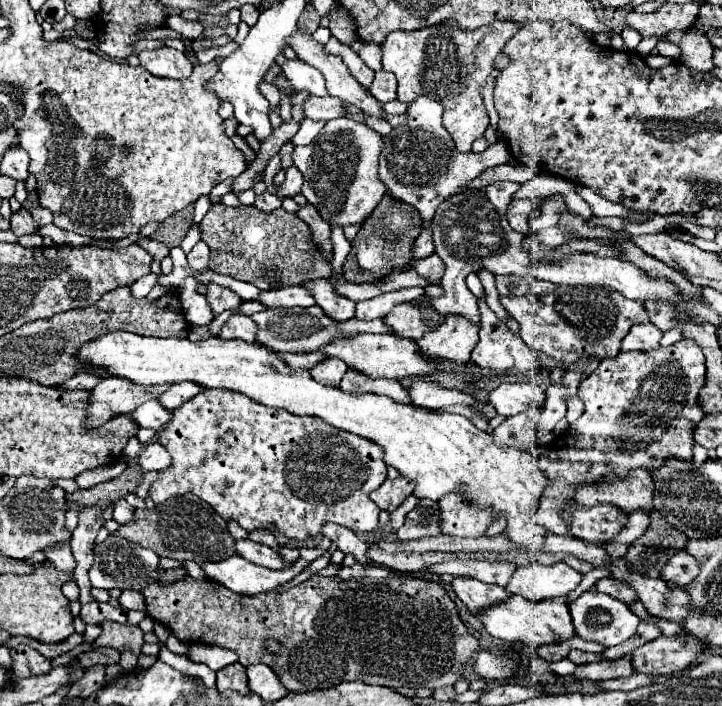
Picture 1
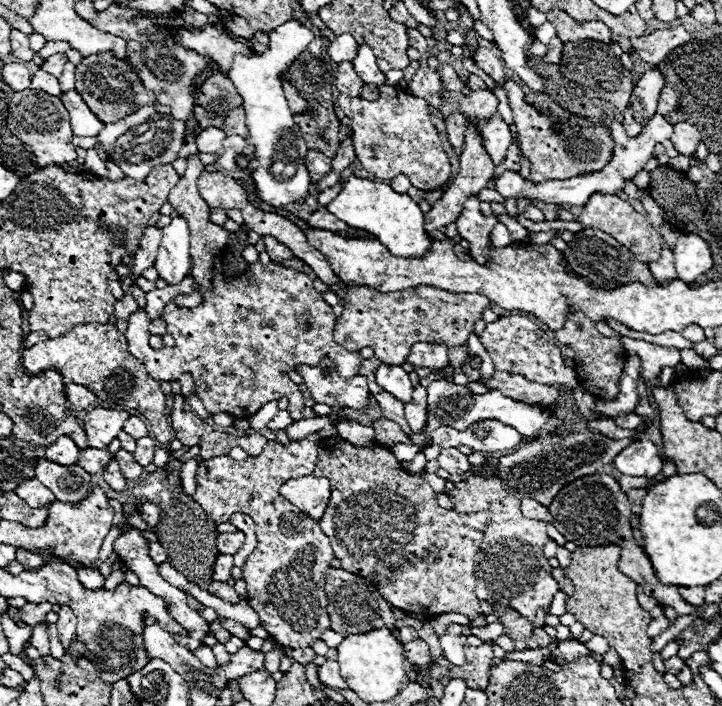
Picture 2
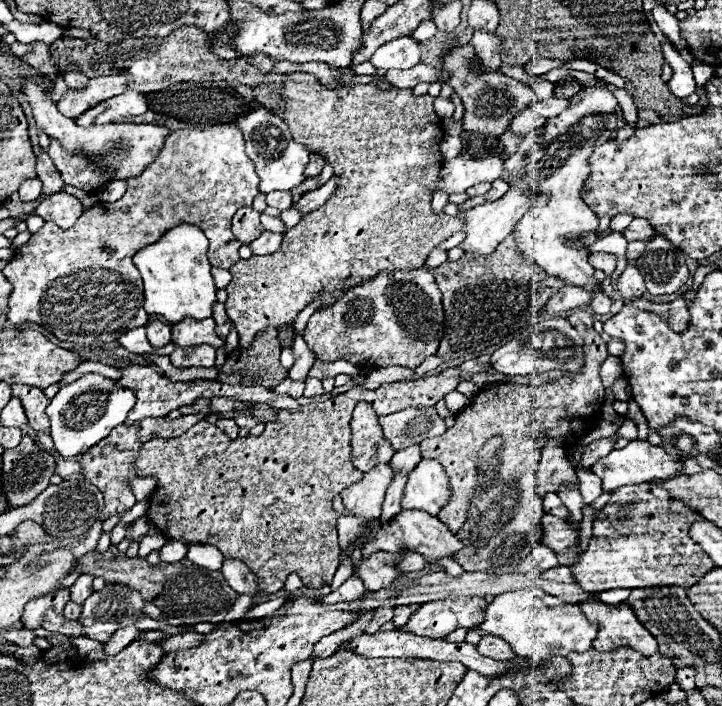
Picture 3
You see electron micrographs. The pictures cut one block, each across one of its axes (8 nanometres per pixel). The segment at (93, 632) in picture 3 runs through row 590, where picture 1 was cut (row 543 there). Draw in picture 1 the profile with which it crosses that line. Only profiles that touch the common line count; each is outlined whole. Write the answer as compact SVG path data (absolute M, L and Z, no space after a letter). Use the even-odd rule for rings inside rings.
M108 536L102 544L94 546L94 564L90 568L90 582L94 588L102 590L138 590L142 592L150 582L158 580L160 572L160 556L154 554L154 550L142 548L136 542L130 542L122 536Z

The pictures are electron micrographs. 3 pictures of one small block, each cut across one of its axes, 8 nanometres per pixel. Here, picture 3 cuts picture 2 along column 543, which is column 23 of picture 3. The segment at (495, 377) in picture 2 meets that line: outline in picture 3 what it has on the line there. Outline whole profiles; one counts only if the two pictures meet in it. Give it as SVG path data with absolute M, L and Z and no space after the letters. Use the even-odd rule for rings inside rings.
M14 384L12 386L12 394L22 400L22 406L26 410L30 428L34 428L36 432L46 432L48 434L50 422L48 422L44 410L50 404L50 398L46 398L40 388L26 386L26 384Z

